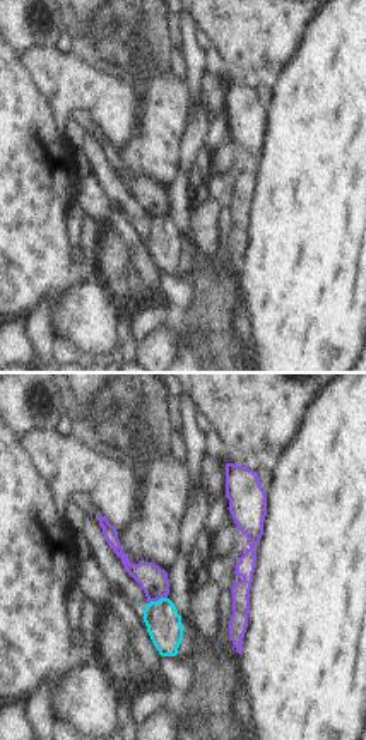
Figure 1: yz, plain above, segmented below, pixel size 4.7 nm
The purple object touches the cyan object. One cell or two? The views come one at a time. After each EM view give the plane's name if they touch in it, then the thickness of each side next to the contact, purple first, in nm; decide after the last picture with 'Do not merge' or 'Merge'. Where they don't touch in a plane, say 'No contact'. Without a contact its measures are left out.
Touches purple in yz. Thickness 140 nm (purple) against 160 nm

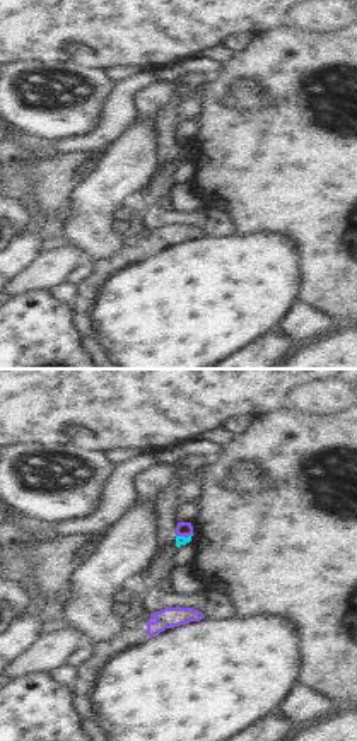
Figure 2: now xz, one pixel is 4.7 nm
Touches purple in xz. Thickness 70 nm (purple) against 50 nm

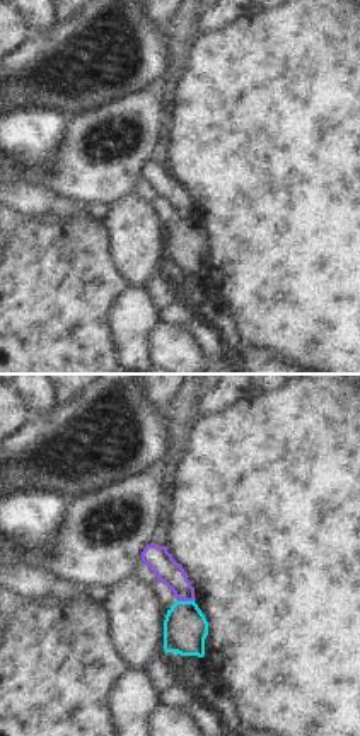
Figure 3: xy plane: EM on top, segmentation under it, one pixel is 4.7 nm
Touches purple in xy. Thickness 120 nm (purple) against 200 nm

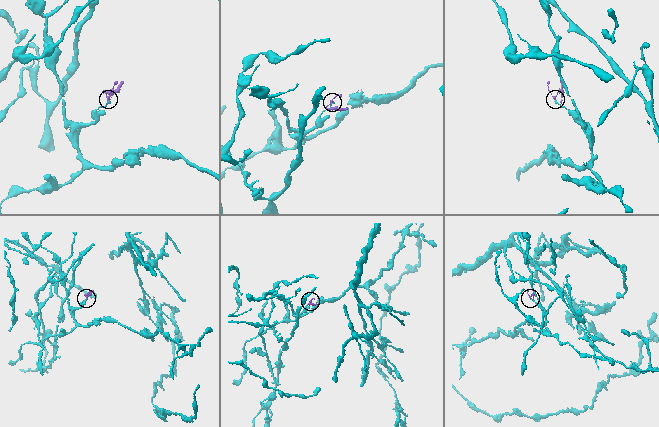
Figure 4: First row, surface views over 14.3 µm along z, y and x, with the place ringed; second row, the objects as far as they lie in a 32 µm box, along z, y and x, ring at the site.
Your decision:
Do not merge

